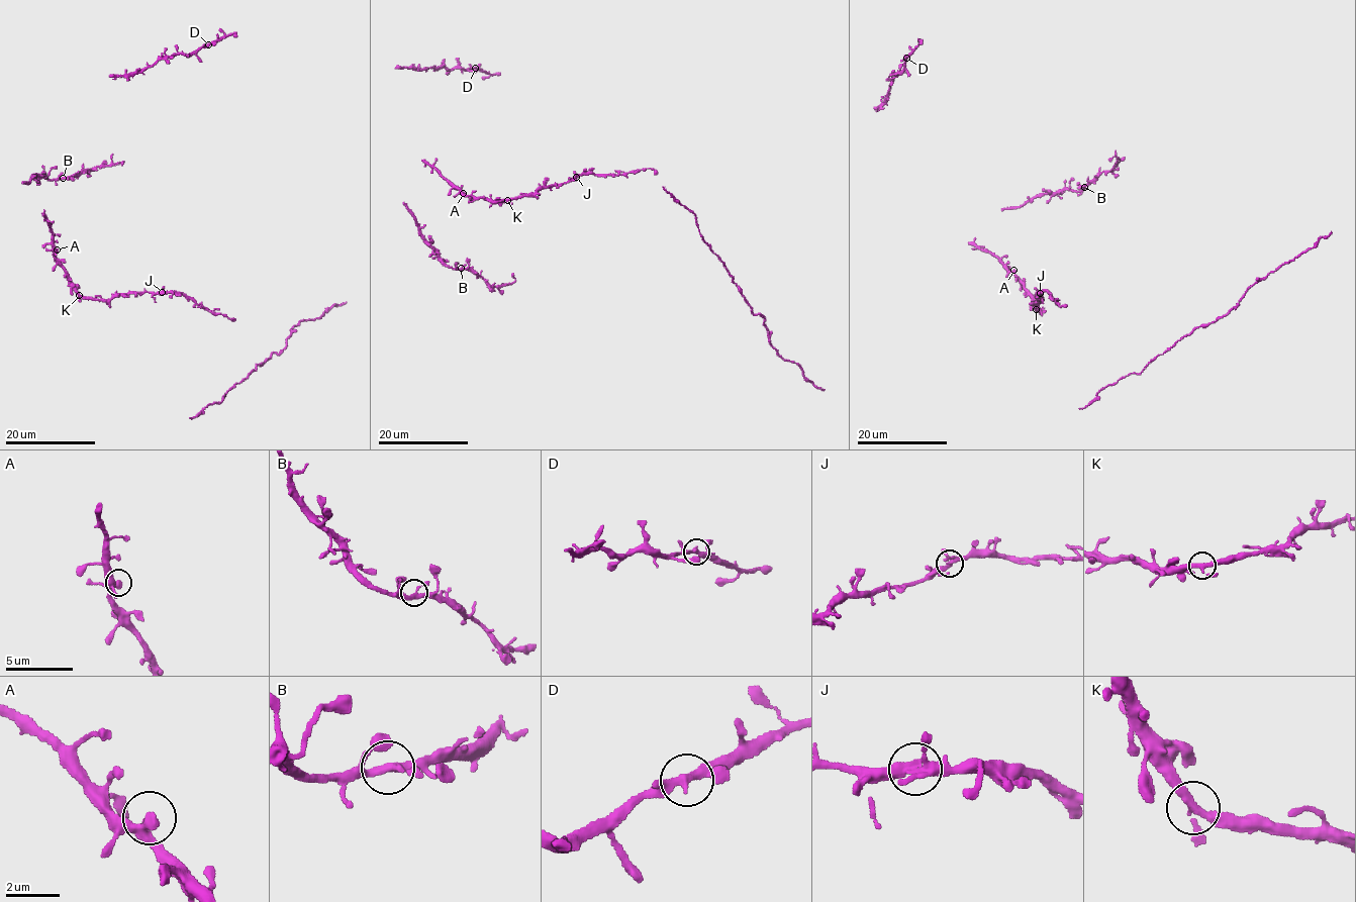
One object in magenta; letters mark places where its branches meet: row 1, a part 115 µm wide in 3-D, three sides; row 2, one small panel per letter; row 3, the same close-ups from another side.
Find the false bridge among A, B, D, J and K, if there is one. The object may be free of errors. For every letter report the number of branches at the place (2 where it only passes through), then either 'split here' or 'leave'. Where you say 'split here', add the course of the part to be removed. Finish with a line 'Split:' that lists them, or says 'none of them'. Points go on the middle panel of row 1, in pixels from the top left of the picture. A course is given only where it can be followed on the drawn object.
A: branches 3; leave
B: branches 3; leave
D: branches 3; leave
J: branches 3; leave
K: branches 3; leave
Split: none of them

